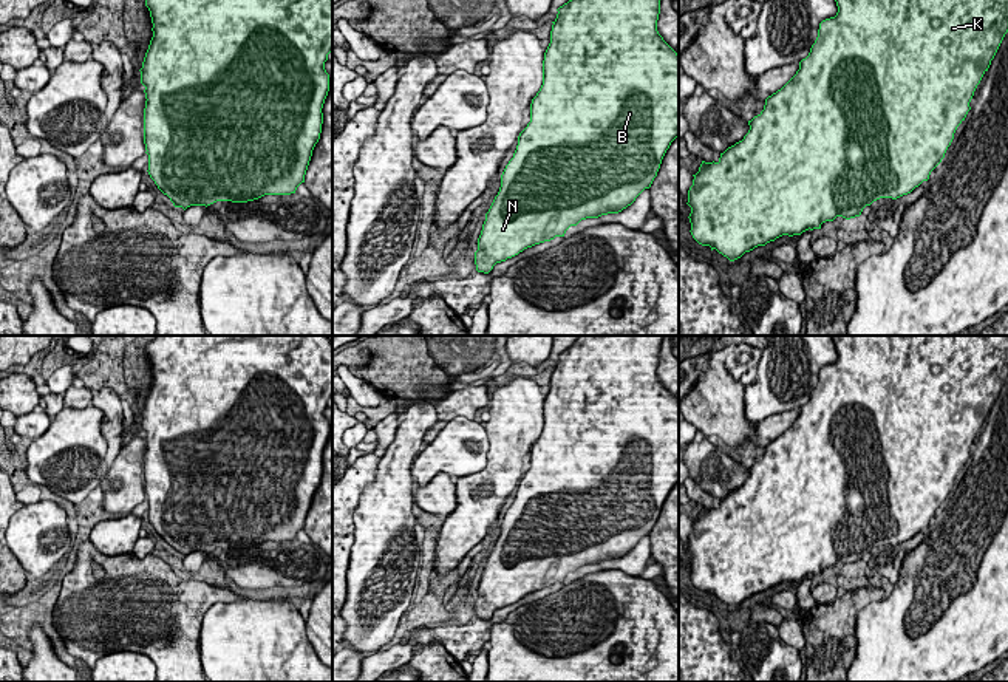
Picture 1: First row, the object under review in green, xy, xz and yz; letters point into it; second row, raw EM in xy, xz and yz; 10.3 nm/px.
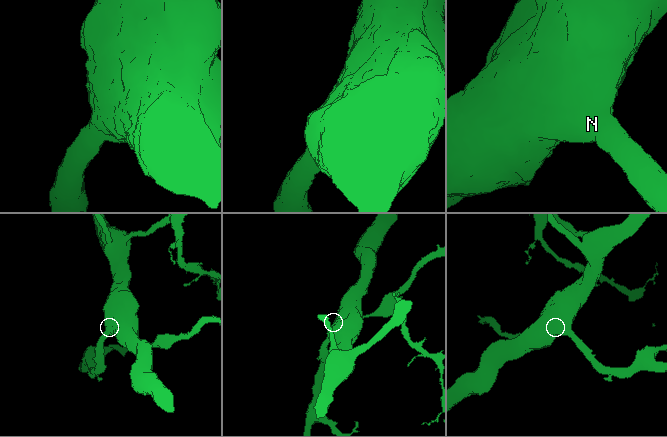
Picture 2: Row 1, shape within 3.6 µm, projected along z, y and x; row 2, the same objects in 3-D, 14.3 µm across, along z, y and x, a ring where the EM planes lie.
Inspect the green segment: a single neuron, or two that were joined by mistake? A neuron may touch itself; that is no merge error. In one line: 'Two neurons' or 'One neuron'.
One neuron

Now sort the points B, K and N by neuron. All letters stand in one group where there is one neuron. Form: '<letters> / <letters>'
B K N

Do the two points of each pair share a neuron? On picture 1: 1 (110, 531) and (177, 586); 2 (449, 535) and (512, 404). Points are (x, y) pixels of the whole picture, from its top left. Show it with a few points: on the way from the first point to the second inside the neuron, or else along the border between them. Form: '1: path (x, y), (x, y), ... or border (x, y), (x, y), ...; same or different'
1: border (96, 548), (112, 555), (132, 552); different
2: path (483, 506), (497, 495), (510, 438); same

